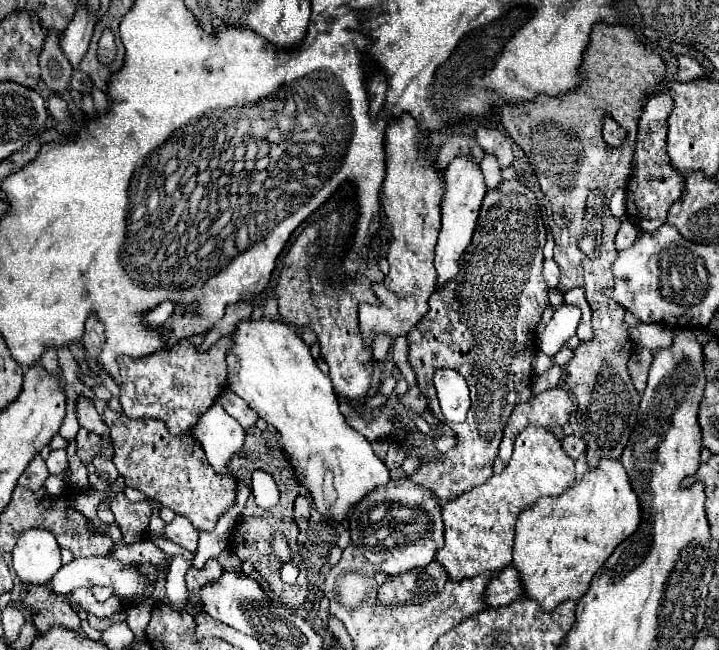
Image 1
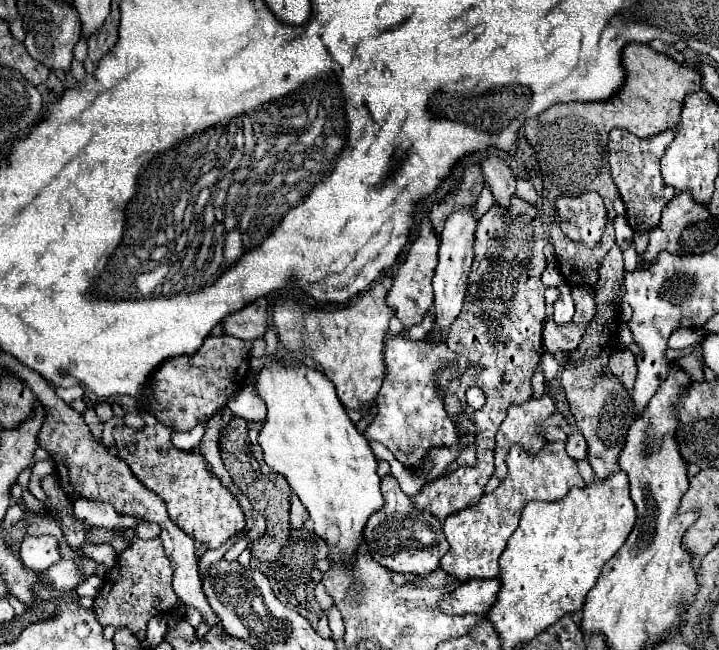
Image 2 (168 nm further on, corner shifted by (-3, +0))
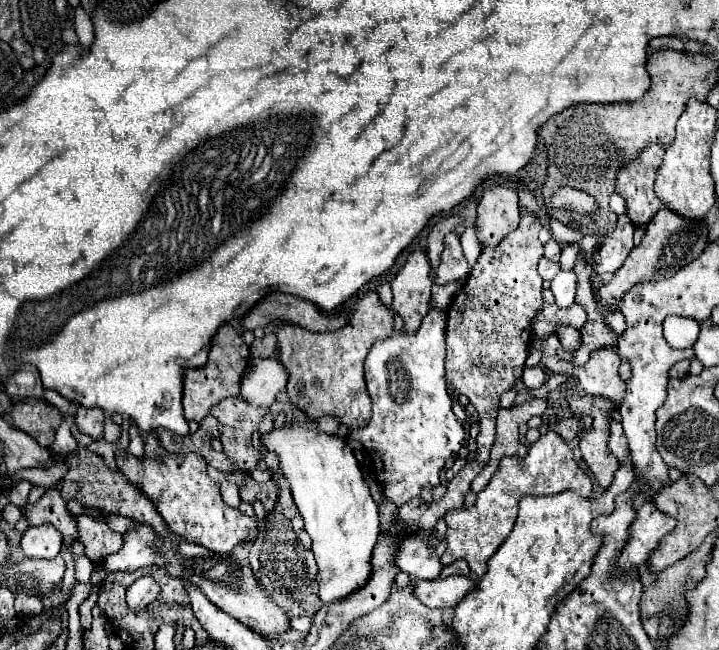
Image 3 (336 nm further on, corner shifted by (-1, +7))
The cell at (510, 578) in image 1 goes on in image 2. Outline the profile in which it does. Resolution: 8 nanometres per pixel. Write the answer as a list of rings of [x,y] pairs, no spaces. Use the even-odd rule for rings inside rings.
[[[468,580],[452,590],[444,600],[442,608],[448,614],[478,614],[484,616],[498,600],[500,580]]]

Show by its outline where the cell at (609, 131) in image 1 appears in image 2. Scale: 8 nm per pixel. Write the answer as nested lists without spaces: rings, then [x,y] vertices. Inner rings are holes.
[[[668,128],[656,136],[650,138],[638,138],[626,130],[614,129],[610,132],[608,152],[610,152],[610,168],[612,178],[620,190],[620,196],[626,204],[626,220],[634,230],[652,230],[660,222],[664,206],[676,196],[676,190],[668,184],[664,184],[660,174],[660,158],[666,150],[666,146],[674,140],[676,128]]]

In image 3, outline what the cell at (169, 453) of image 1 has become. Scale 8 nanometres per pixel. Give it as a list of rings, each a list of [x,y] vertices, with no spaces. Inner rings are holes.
[[[154,433],[146,437],[146,459],[138,461],[130,453],[118,453],[116,465],[122,469],[124,477],[136,485],[162,515],[168,529],[190,543],[198,543],[214,553],[230,555],[240,543],[254,543],[258,537],[258,523],[246,517],[238,509],[228,507],[220,497],[220,485],[212,481],[206,473],[204,457],[194,453],[172,455],[160,447]]]

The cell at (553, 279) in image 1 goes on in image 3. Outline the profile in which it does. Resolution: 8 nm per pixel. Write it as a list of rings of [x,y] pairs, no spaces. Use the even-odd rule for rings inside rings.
[[[546,257],[540,259],[540,263],[538,263],[538,273],[540,273],[540,277],[542,277],[544,281],[552,281],[558,271],[560,271],[560,265],[558,265],[558,263],[552,263],[552,261],[548,261]]]

